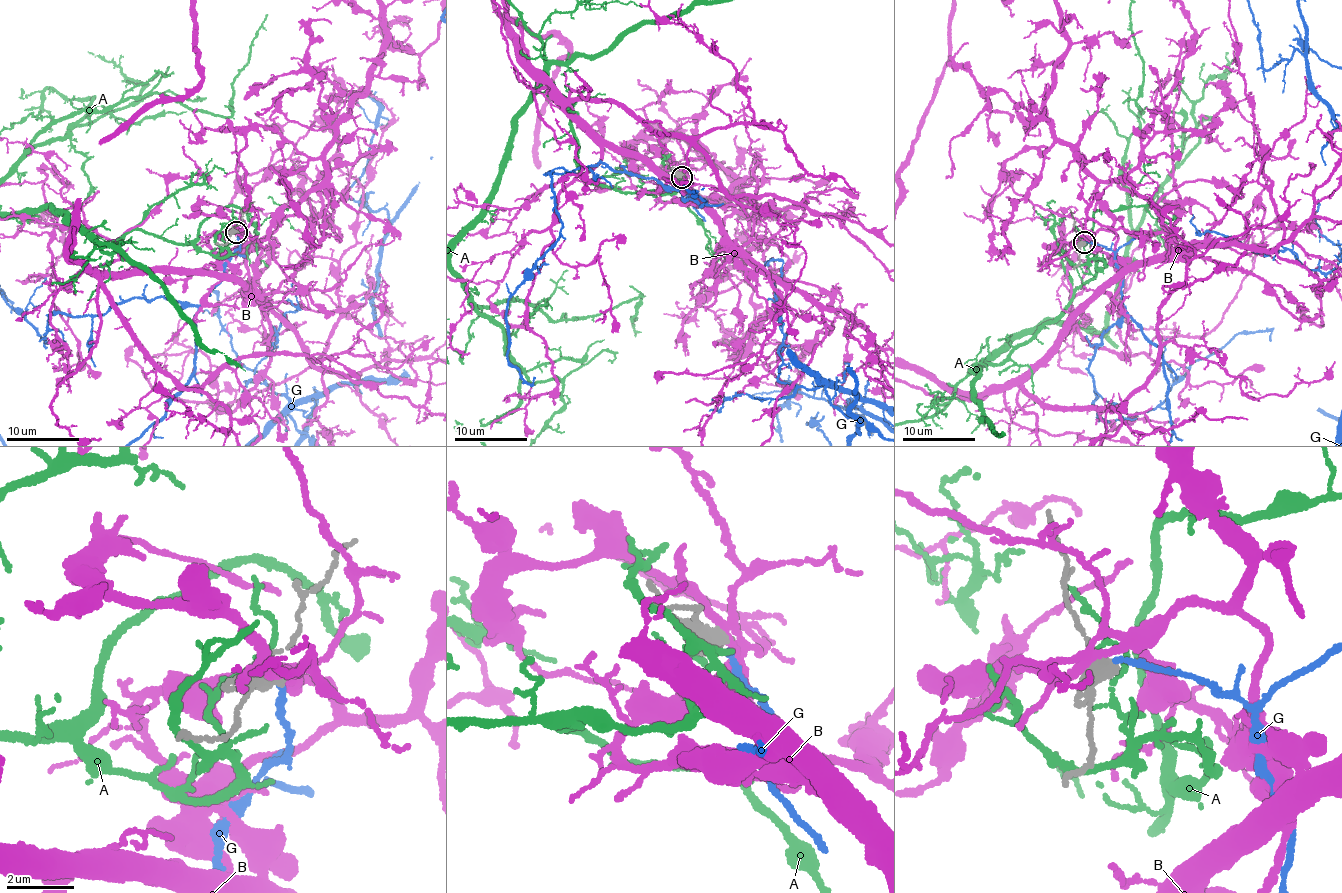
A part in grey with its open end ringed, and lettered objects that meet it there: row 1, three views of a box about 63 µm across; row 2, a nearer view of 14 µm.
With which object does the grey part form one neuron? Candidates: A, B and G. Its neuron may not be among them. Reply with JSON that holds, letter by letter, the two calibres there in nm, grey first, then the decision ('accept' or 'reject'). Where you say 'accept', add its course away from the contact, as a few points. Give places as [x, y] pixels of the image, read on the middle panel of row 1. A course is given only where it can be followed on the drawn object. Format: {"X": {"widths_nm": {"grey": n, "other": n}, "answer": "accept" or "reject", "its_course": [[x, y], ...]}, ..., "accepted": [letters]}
{"A": {"widths_nm": {"grey": 440, "other": 110}, "answer": "reject"}, "B": {"widths_nm": {"grey": 420, "other": 240}, "answer": "reject"}, "G": {"widths_nm": {"grey": 400, "other": 180}, "answer": "accept"}, "accepted": ["G"]}

